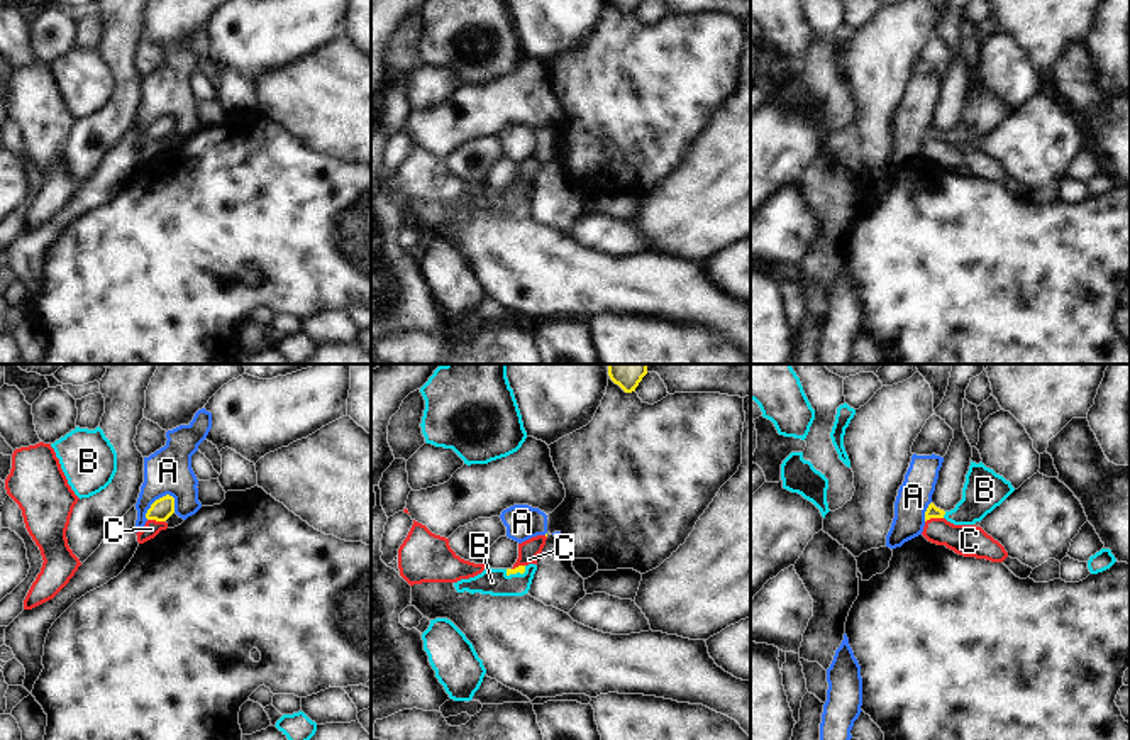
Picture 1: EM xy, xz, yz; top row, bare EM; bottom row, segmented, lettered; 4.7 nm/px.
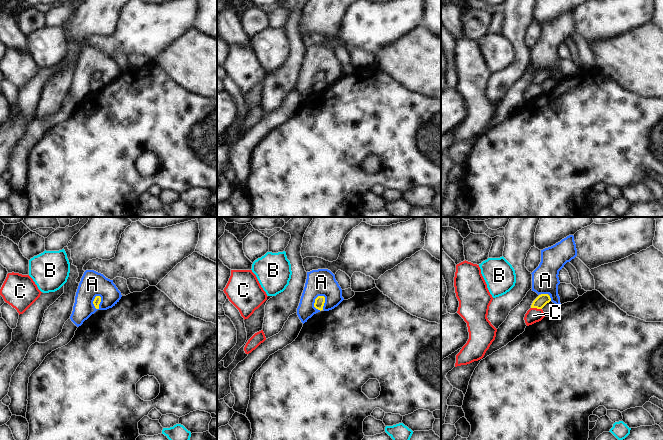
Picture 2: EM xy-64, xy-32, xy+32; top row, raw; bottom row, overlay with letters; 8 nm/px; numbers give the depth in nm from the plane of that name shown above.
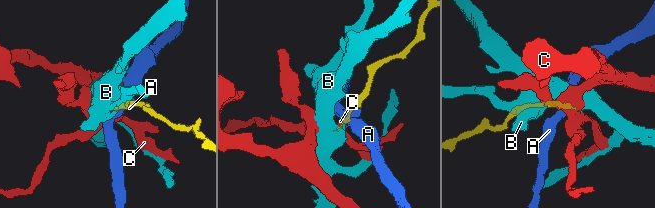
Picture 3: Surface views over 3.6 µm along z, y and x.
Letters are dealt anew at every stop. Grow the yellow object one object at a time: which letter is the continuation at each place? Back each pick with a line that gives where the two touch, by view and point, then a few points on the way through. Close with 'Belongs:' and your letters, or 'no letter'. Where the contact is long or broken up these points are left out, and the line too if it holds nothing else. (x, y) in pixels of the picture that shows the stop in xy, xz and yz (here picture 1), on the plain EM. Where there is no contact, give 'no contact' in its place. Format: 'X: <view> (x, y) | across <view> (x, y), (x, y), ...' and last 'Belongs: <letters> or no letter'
B: xz (517, 192) | across xz (520, 190), (517, 192), (507, 202), (492, 202)
Belongs: B

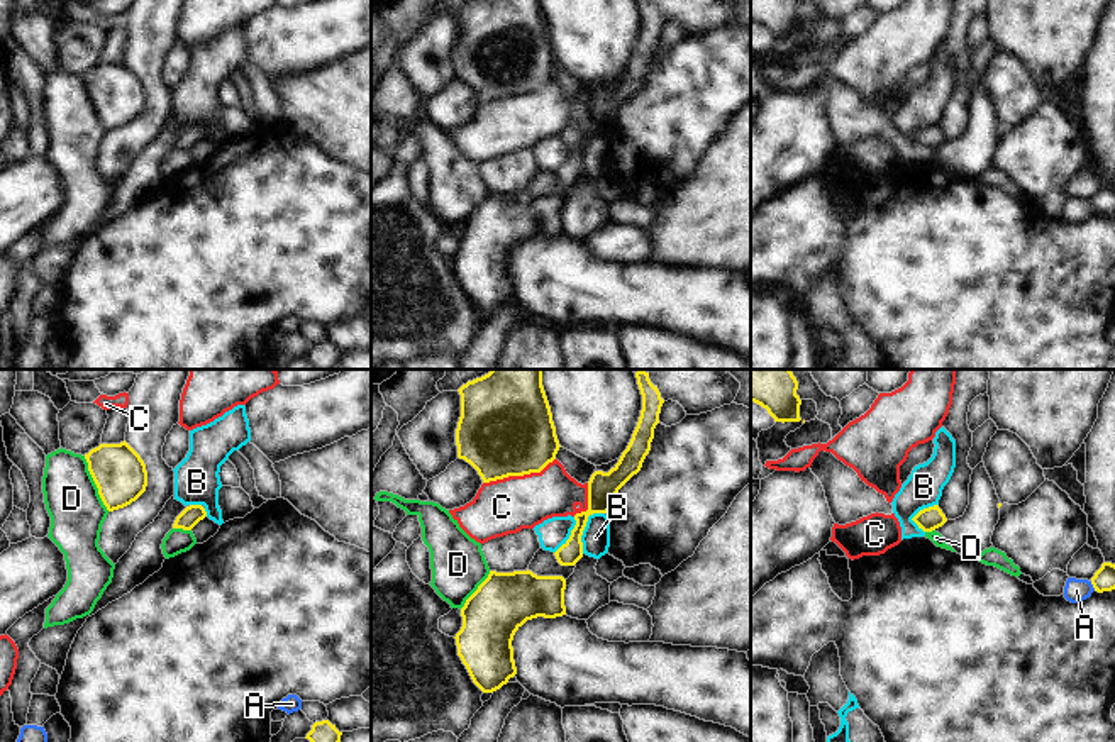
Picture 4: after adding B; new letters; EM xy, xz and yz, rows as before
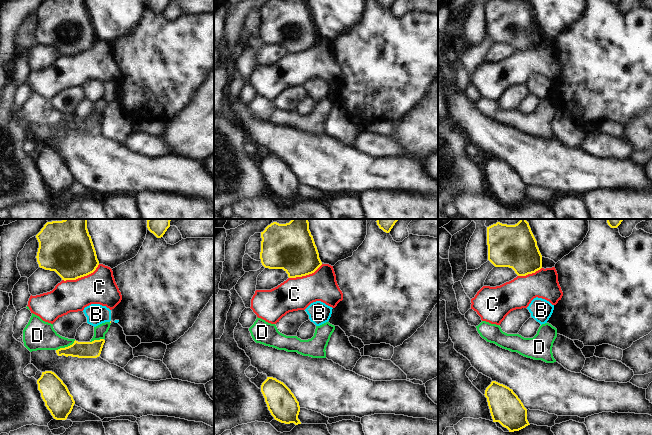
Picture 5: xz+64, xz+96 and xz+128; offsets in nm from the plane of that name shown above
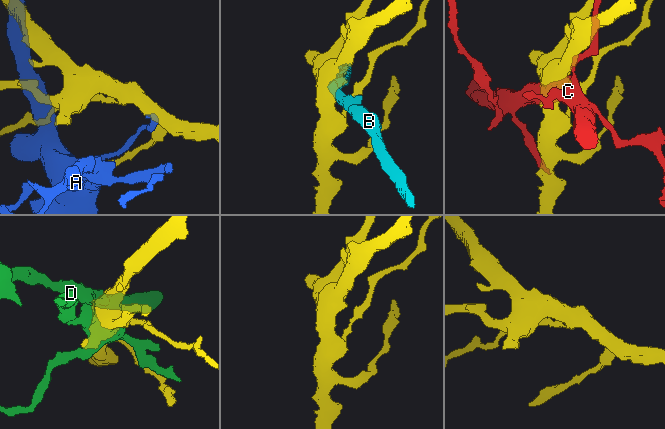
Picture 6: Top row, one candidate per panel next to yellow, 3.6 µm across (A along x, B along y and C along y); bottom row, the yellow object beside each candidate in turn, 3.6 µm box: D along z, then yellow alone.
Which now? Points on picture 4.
Belongs: no letter

